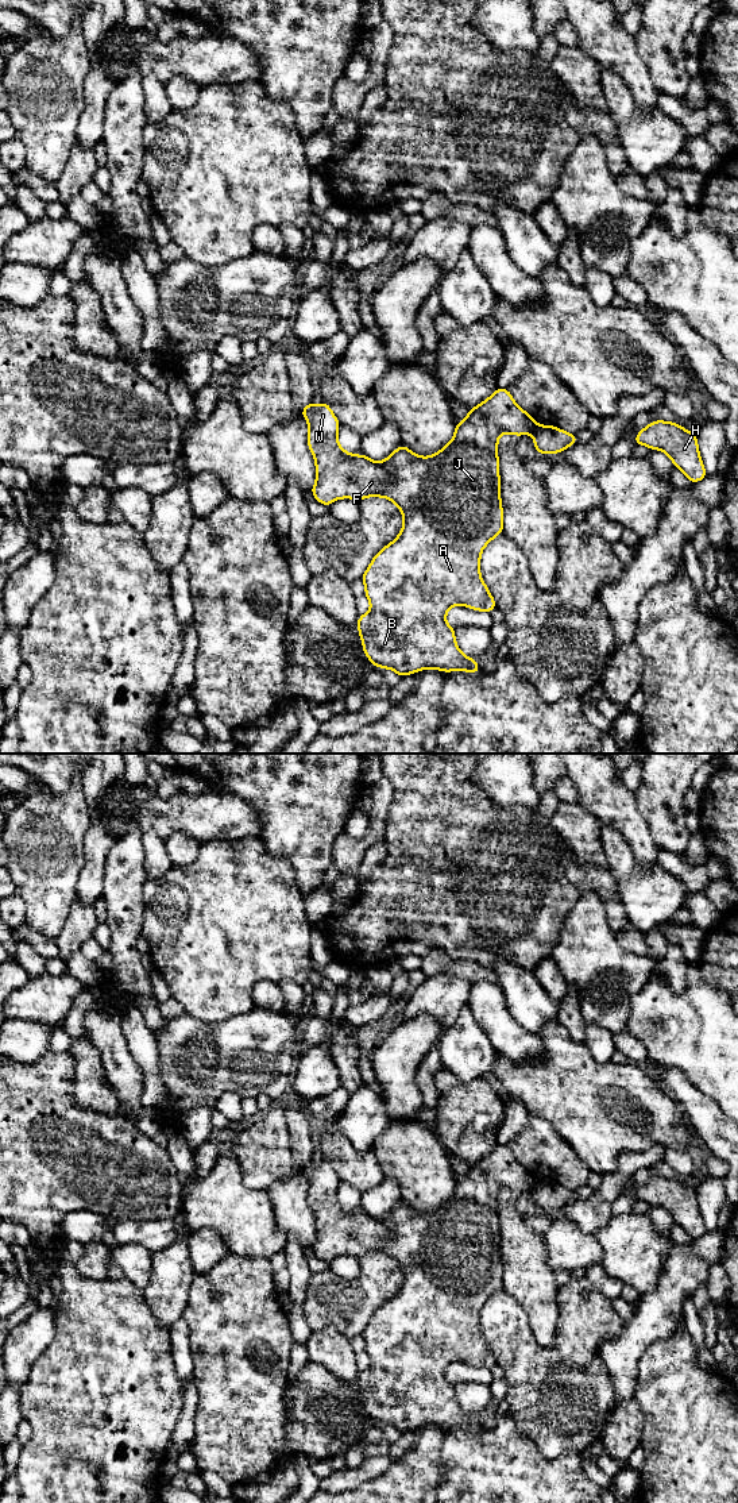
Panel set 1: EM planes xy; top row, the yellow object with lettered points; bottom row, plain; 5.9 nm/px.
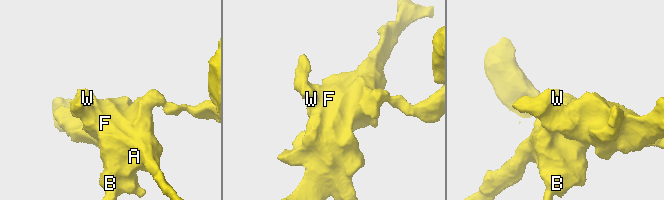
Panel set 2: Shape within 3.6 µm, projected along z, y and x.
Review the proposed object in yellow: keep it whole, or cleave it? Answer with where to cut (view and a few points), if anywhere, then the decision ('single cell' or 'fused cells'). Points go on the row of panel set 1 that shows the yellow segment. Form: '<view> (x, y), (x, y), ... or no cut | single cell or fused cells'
xy (537, 424), (530, 432) | fused cells

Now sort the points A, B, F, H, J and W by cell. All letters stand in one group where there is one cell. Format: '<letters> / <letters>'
A B F J W / H

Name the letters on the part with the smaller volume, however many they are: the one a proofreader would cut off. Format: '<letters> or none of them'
H

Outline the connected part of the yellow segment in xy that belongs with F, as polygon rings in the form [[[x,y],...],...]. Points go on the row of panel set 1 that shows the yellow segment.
[[[496,388],[492,396],[470,409],[461,423],[456,423],[452,440],[434,455],[418,456],[402,444],[385,460],[375,462],[364,454],[355,455],[340,447],[340,423],[327,402],[316,406],[310,401],[301,415],[309,425],[308,446],[316,462],[316,483],[310,490],[320,504],[329,506],[340,498],[360,501],[366,497],[383,497],[393,501],[403,516],[403,527],[397,539],[374,556],[362,577],[371,608],[367,614],[359,616],[356,627],[368,660],[375,667],[395,671],[401,678],[425,668],[445,673],[463,670],[471,674],[480,671],[479,664],[459,650],[455,628],[447,623],[445,616],[456,605],[479,612],[496,608],[480,577],[480,555],[495,536],[503,533],[498,439],[502,433],[532,433],[538,425],[536,420],[517,405],[507,389]]]

